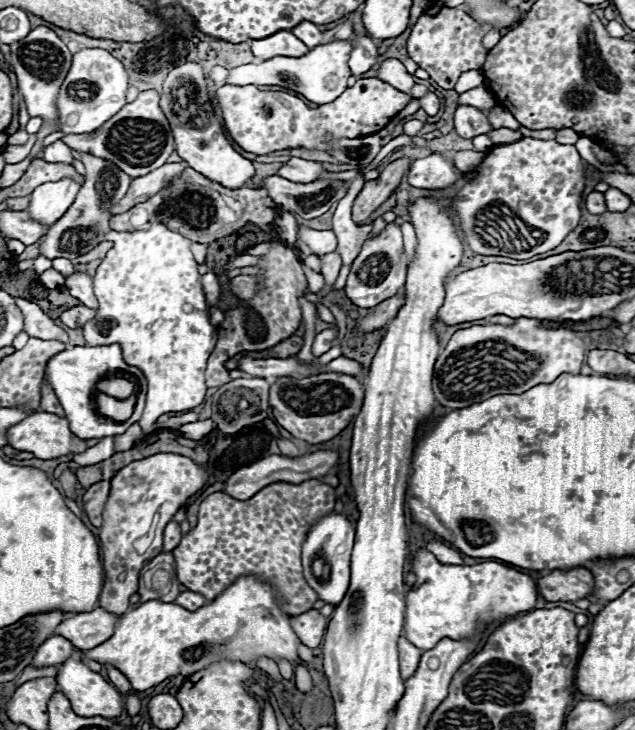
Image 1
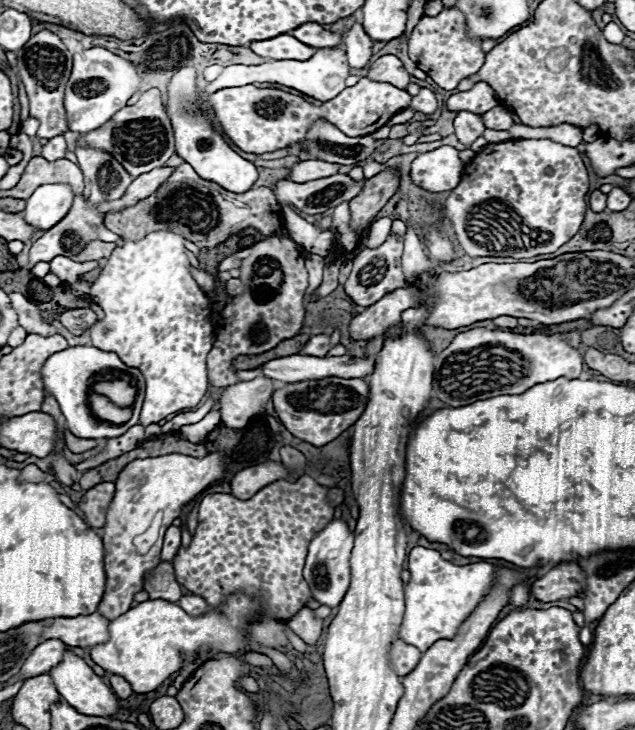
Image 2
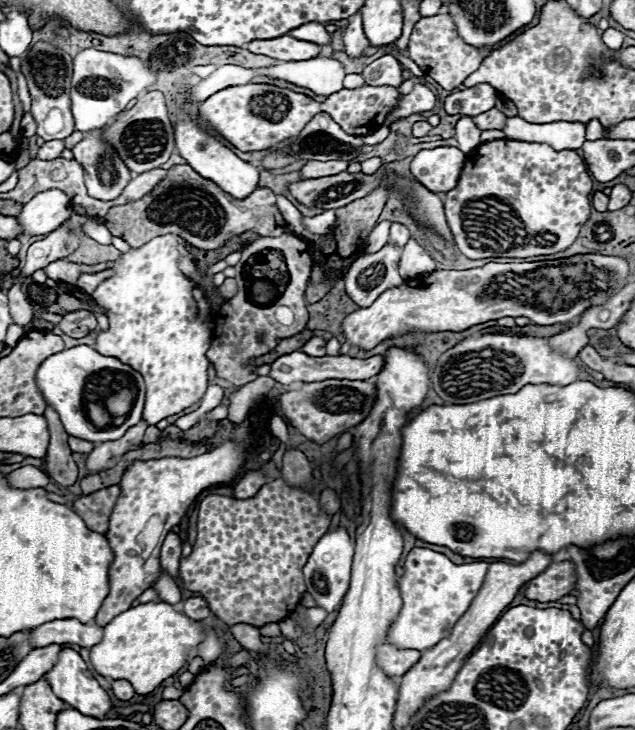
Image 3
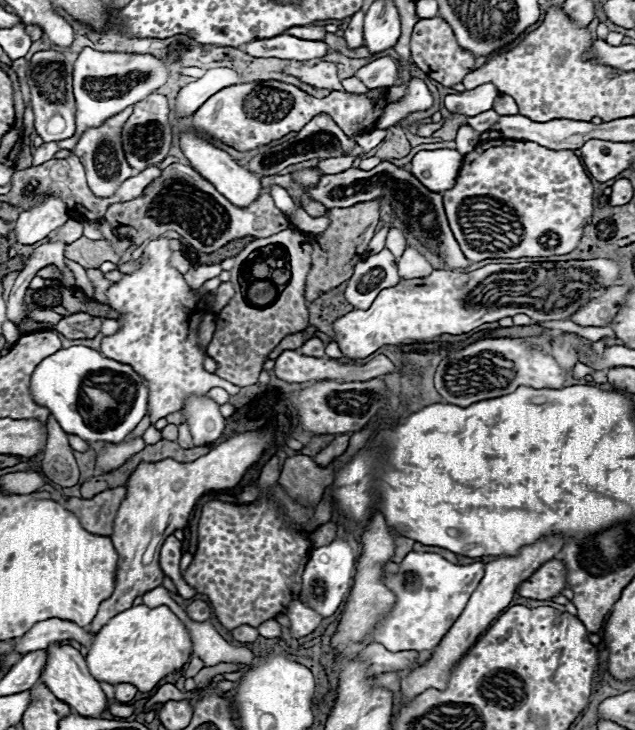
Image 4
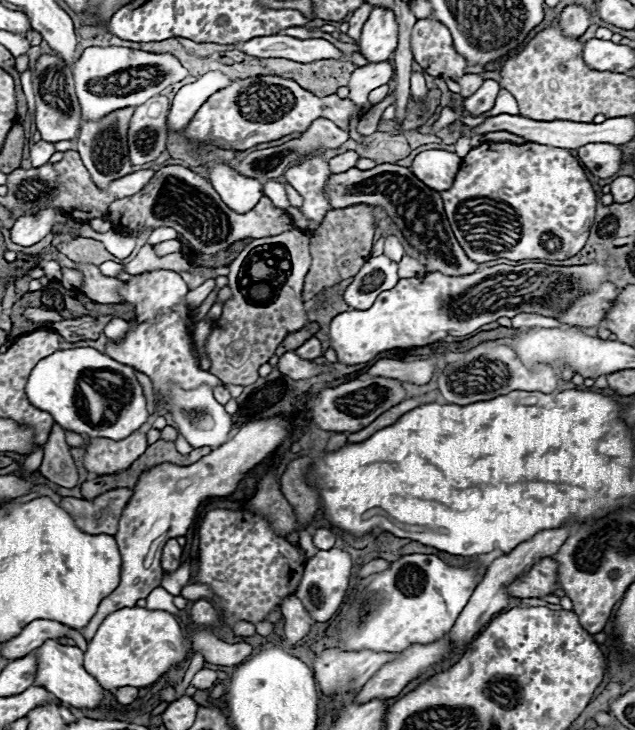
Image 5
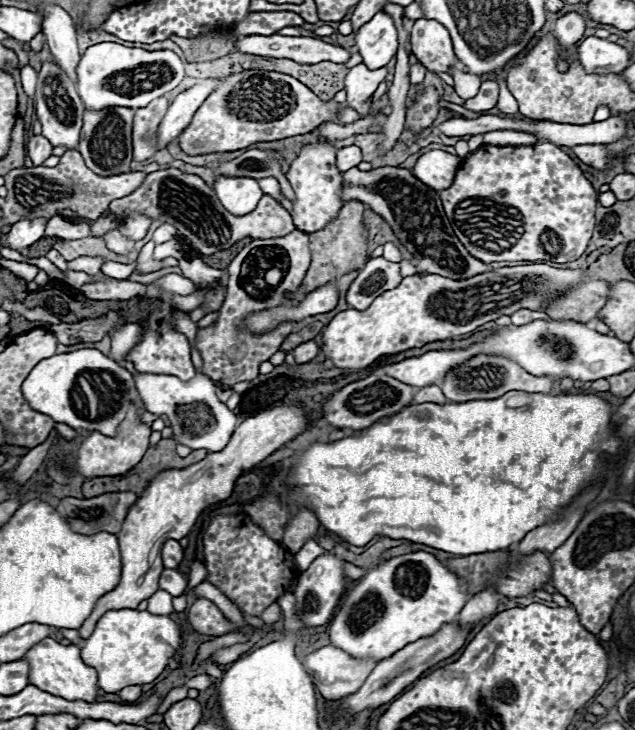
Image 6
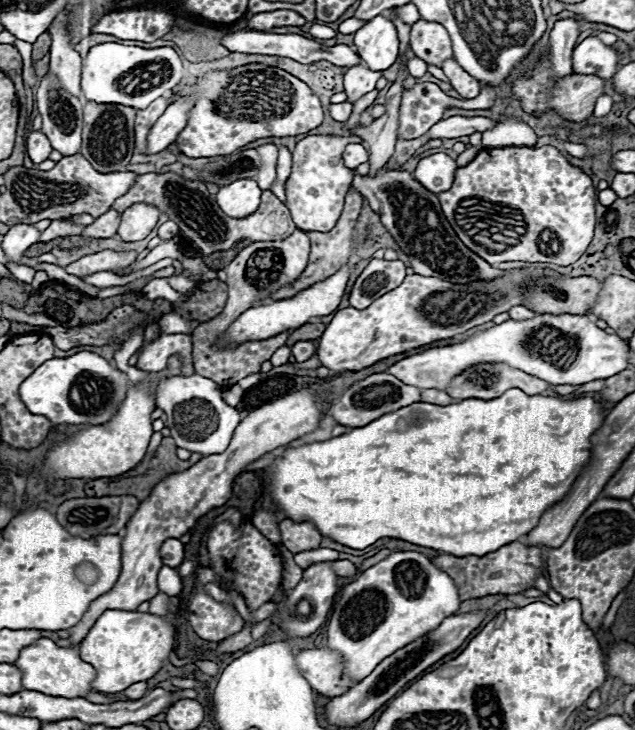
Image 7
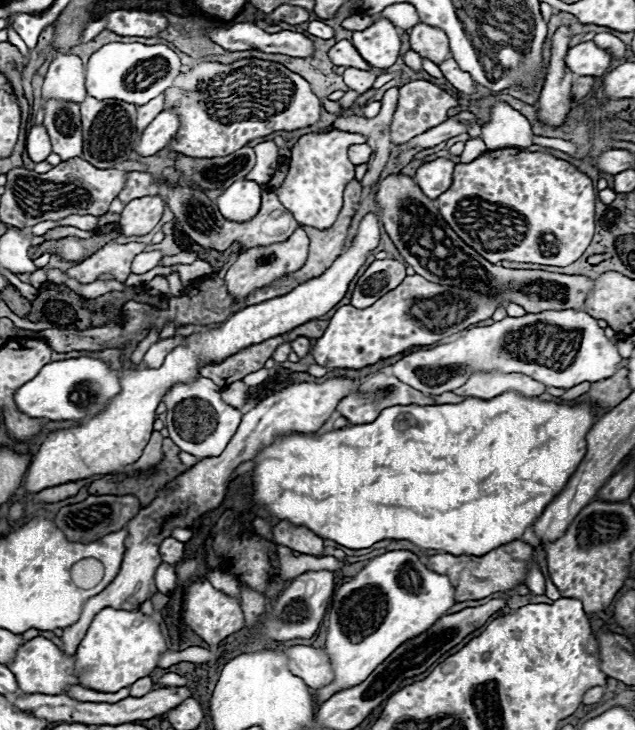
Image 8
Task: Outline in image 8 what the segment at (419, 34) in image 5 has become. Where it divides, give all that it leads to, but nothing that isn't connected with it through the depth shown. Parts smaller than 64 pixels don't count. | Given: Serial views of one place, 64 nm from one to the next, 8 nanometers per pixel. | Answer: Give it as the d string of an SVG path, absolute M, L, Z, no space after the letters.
M418 22L410 30L410 44L412 44L414 52L418 52L422 58L428 58L436 64L450 58L448 36L444 34L444 30L436 28L436 26L428 26L428 24Z

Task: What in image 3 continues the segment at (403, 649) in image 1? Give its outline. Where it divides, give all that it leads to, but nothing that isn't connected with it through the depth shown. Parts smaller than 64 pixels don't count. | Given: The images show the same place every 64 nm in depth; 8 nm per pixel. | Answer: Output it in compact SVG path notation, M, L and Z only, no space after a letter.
M382 644L378 648L378 664L390 676L404 676L420 660L420 656L422 654L418 650L402 650L392 644Z

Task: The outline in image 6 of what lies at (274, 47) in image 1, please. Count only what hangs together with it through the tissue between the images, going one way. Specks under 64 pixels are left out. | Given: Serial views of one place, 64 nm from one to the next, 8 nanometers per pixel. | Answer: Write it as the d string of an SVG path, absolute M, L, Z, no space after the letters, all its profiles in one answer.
M242 36L234 42L236 50L254 56L266 58L288 58L298 64L318 64L324 60L344 64L350 58L350 52L328 44L320 38L306 38L306 36Z

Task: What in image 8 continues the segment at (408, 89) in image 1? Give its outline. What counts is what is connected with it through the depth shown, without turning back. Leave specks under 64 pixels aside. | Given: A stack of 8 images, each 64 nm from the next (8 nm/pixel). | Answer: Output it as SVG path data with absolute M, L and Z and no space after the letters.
M346 68L344 72L344 82L350 90L356 90L360 94L368 92L372 88L376 80L376 74L374 72L368 72L368 70L358 70L358 68Z

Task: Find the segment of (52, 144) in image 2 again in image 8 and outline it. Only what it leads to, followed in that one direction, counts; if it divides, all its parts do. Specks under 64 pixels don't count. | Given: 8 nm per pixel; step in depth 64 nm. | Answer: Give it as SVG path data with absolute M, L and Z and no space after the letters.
M34 126L34 128L28 132L26 150L28 150L28 156L30 156L36 164L48 158L48 154L52 152L52 146L50 146L50 140L48 140L46 130L44 130L42 126Z

